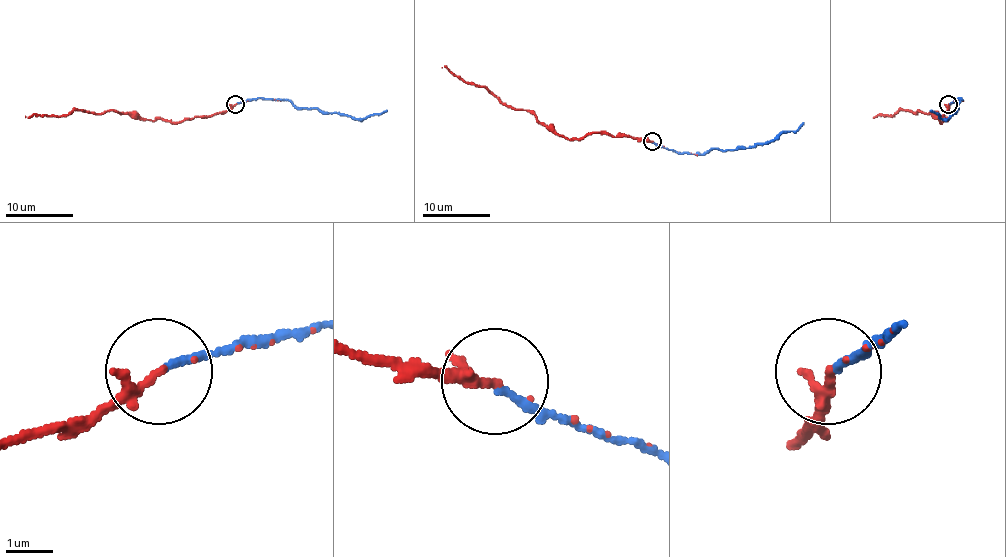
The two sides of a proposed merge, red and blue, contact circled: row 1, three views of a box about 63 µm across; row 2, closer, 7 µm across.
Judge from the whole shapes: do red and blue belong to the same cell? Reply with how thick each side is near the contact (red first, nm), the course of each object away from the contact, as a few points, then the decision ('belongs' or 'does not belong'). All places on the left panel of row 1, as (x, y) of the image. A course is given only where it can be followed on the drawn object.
calibres 170 and 140 nm; course red (236, 104), (210, 116), (178, 122), (149, 121), (115, 111), (26, 116); course blue (236, 104), (258, 97), (288, 100), (297, 107), (337, 112), (358, 119), (386, 111); belongs

